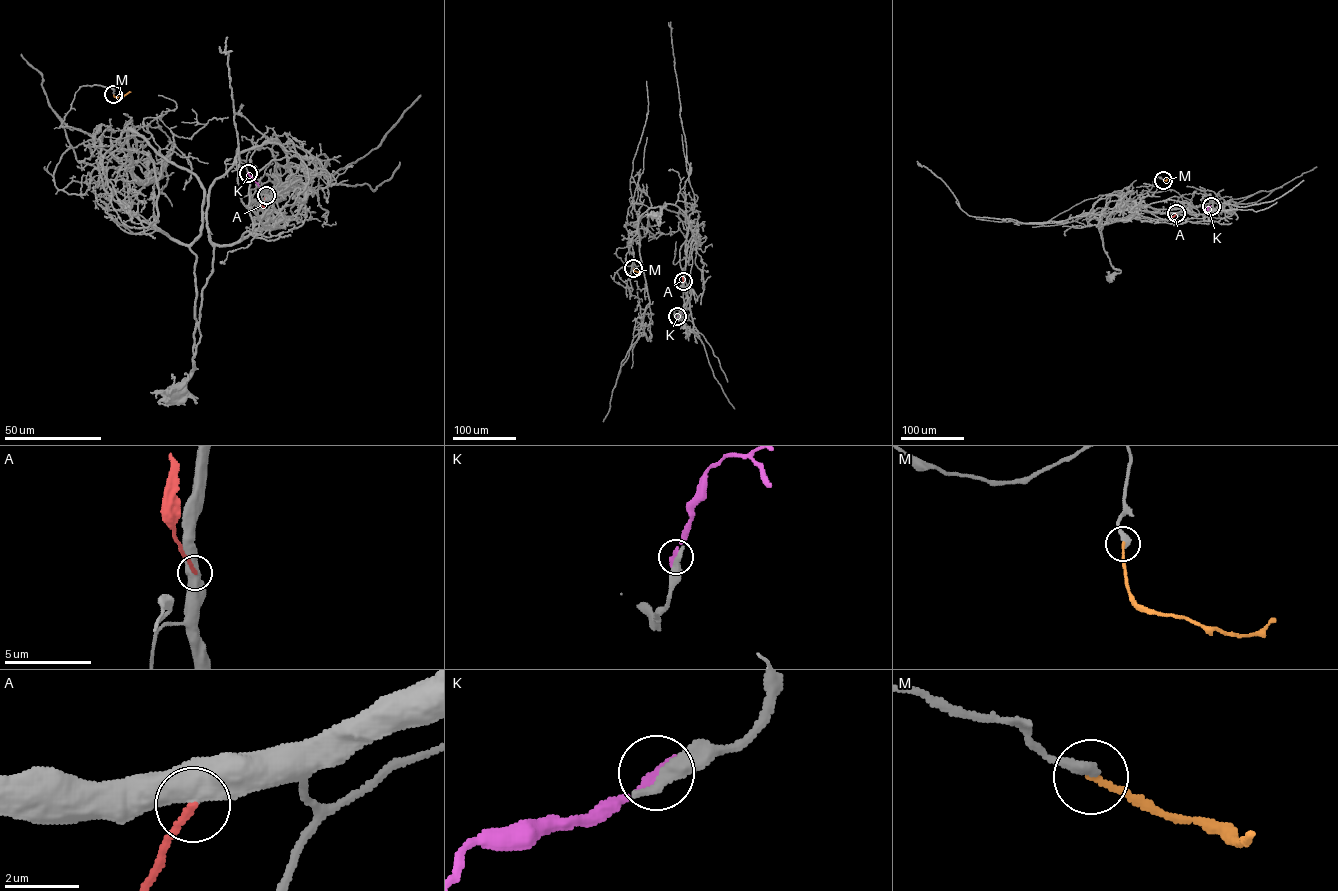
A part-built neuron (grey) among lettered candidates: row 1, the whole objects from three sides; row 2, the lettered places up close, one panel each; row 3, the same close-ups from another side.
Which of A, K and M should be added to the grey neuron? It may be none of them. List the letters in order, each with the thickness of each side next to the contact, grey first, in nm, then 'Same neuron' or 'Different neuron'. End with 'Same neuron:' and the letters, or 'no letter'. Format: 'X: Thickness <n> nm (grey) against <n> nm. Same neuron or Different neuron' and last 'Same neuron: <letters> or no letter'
A: Thickness 550 nm (grey) against 180 nm. Different neuron
K: Thickness 400 nm (grey) against 260 nm. Different neuron
M: Thickness 360 nm (grey) against 160 nm. Same neuron
Same neuron: M

